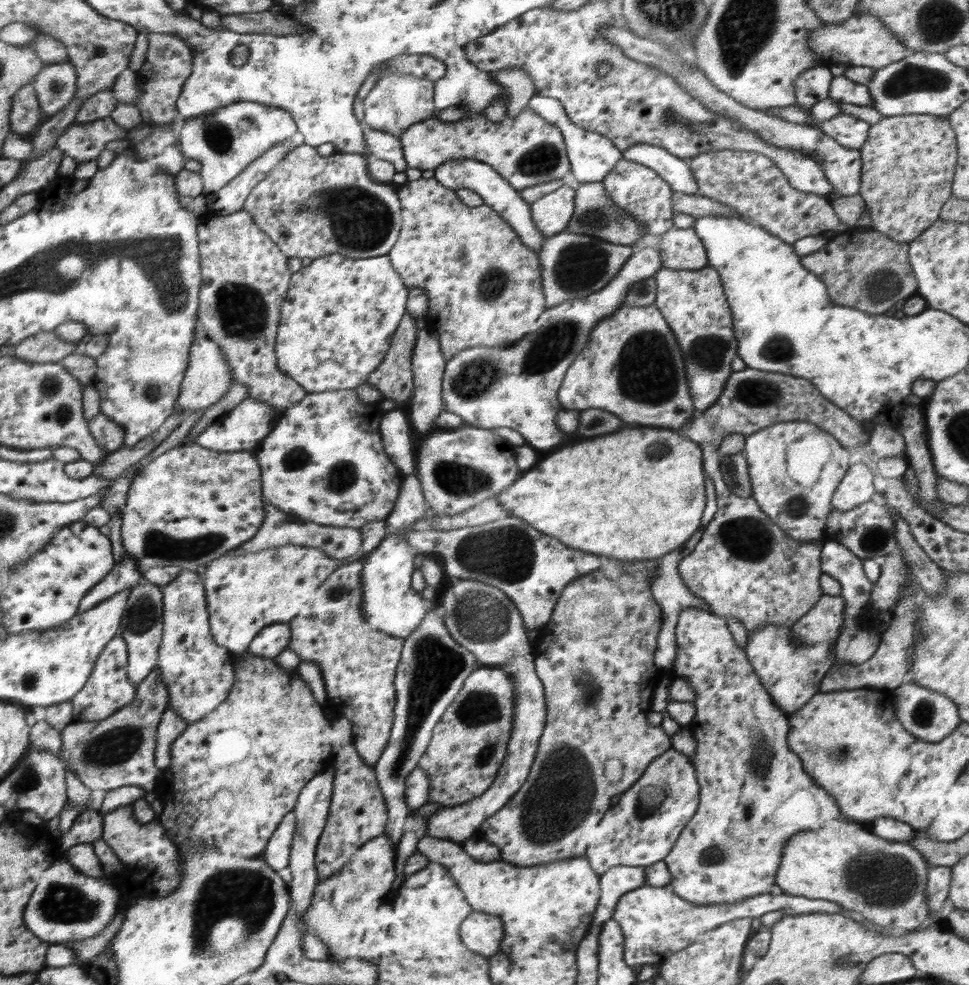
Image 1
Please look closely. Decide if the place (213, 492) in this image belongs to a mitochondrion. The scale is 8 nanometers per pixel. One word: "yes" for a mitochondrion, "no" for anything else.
no

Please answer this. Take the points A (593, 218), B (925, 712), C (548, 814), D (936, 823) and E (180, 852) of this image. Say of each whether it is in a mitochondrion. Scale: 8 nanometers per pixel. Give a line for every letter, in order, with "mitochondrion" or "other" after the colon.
A: mitochondrion
B: mitochondrion
C: mitochondrion
D: other
E: other

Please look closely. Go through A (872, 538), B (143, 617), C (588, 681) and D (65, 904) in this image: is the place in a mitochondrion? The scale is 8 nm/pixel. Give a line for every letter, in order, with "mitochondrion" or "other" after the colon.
A: mitochondrion
B: mitochondrion
C: mitochondrion
D: mitochondrion

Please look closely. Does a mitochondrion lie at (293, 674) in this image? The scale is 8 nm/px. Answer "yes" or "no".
no

